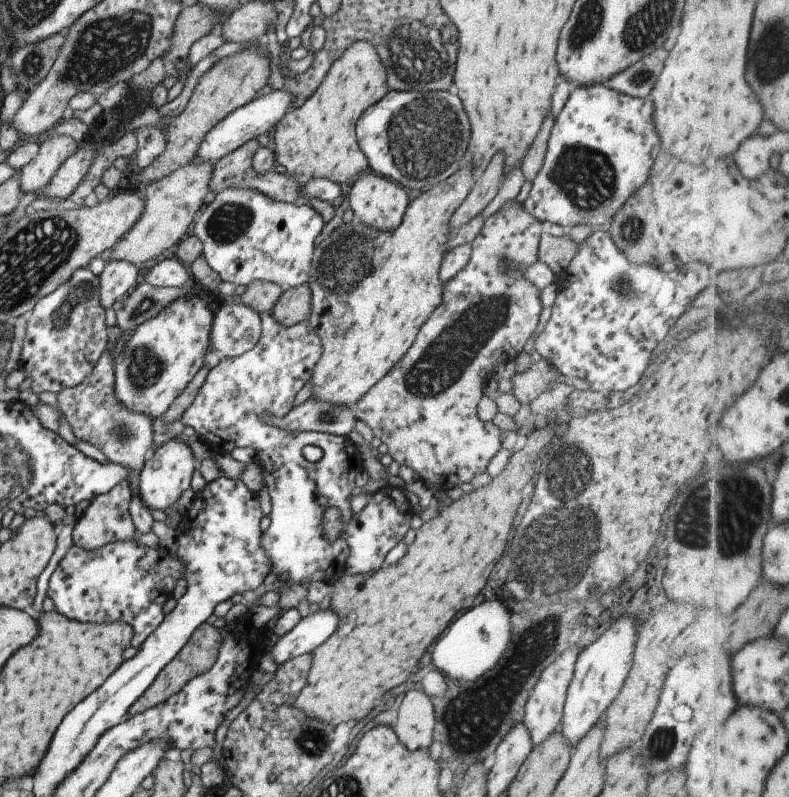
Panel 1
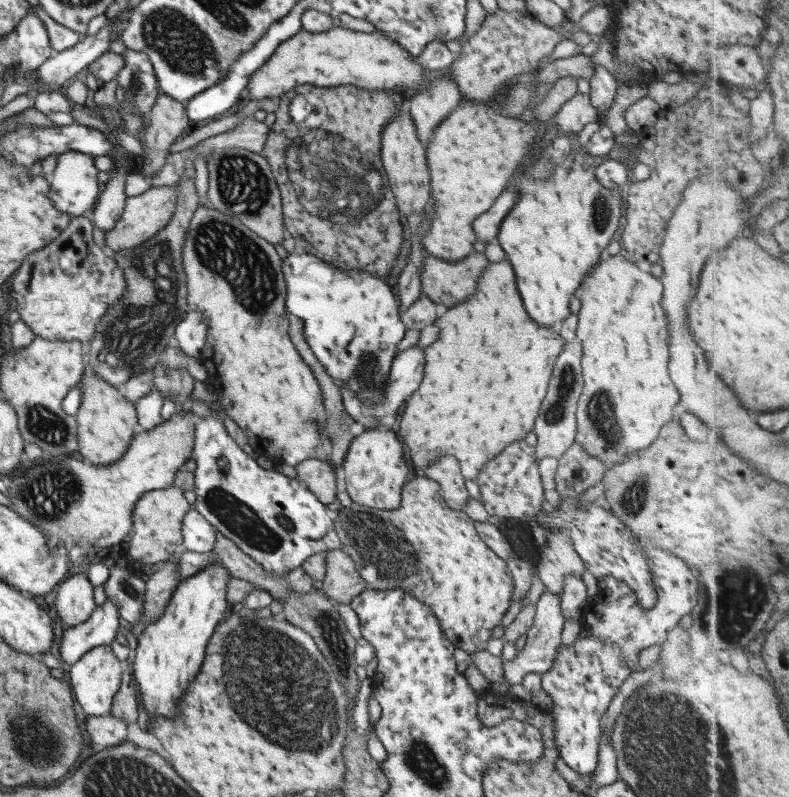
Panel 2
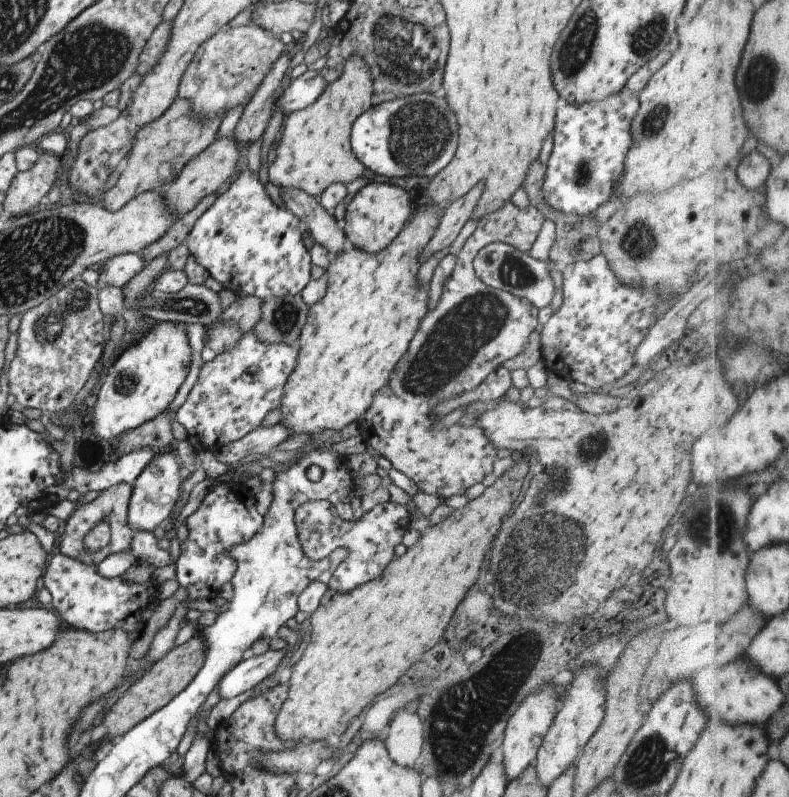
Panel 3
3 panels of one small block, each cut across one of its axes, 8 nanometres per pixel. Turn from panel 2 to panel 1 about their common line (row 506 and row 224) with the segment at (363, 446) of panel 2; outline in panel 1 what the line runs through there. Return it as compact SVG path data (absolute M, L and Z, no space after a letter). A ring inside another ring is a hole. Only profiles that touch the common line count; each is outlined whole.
M370 170L363 172L352 180L345 188L349 195L349 209L357 222L365 224L365 228L377 228L381 232L393 230L401 223L402 215L407 208L407 196L399 185L389 182L379 175L375 176Z

